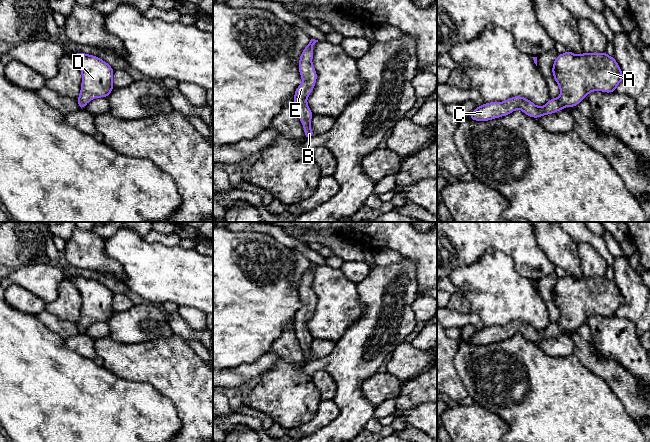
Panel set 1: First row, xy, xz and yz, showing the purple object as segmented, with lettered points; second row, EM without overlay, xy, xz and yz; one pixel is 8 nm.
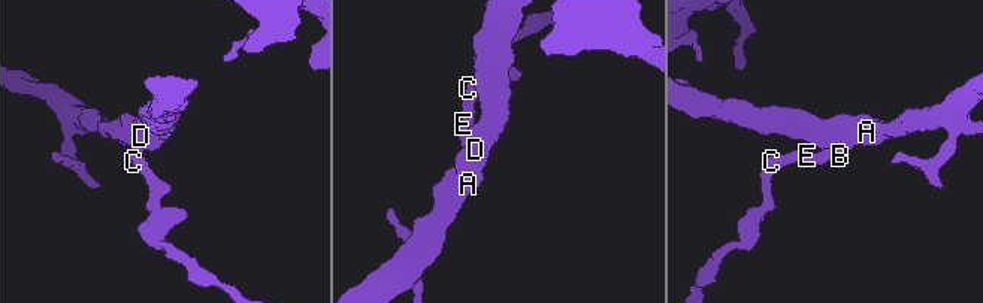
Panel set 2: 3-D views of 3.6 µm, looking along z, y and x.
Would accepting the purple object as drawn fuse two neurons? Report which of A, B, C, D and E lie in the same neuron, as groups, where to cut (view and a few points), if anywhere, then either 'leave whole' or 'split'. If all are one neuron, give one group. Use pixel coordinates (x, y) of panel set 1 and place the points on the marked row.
A B C D E | no cut | leave whole

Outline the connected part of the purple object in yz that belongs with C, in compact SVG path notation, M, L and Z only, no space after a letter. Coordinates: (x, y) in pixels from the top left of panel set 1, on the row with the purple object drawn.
M566 51L558 54L552 66L552 74L559 85L560 97L550 98L544 106L536 106L522 96L513 96L504 102L484 103L468 117L474 121L489 121L520 109L529 117L539 118L565 107L575 107L593 91L612 93L624 79L615 57L606 52L583 52L576 55Z

